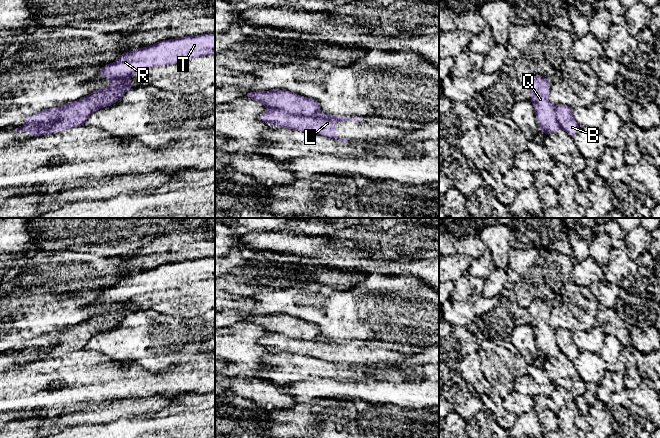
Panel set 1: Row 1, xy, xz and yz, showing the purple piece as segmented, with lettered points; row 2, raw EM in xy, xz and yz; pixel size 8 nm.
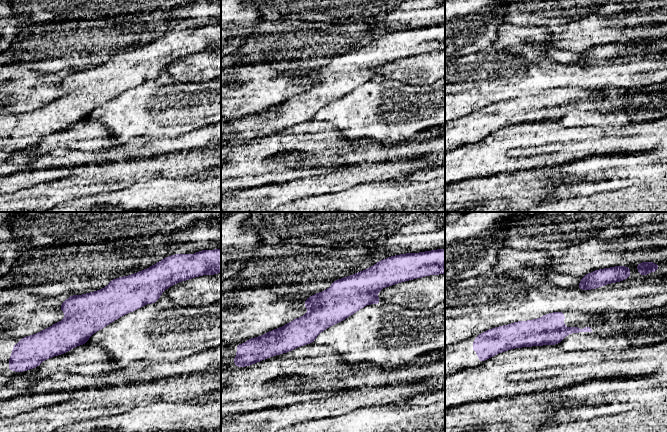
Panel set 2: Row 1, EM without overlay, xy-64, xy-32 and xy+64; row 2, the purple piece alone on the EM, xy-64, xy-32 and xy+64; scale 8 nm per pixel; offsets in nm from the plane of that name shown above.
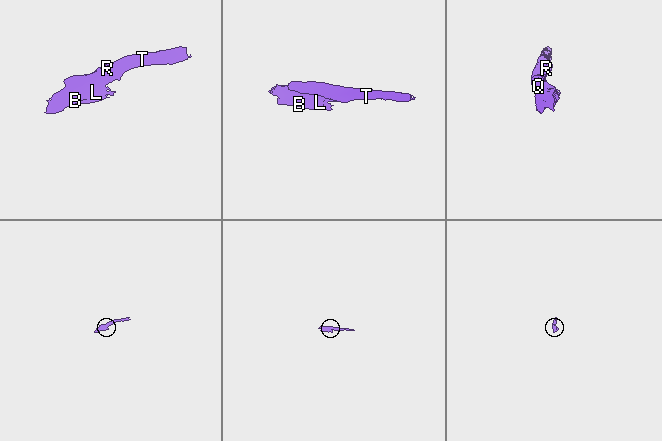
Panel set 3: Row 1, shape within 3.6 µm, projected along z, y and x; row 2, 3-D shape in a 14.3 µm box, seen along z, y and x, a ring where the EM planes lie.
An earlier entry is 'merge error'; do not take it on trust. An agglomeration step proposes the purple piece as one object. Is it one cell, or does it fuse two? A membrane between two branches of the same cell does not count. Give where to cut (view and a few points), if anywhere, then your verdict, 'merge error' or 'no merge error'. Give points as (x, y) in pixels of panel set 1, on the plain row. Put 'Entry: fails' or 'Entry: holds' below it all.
cut xz (269, 331), (282, 333), (296, 339), (314, 339), (319, 337); merge error
Entry: holds

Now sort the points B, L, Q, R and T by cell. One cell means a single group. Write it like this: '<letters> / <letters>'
B L / Q R T

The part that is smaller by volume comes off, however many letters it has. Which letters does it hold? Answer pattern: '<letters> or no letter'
B, L

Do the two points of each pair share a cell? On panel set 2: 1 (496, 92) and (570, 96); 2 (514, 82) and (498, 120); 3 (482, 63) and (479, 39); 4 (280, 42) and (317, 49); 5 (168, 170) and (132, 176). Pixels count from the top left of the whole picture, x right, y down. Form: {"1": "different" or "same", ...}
{"1": "different", "2": "different", "3": "different", "4": "same", "5": "same"}

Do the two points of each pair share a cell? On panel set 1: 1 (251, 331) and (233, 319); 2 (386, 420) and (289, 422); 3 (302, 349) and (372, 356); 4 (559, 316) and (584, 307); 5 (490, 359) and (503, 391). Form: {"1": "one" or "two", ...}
{"1": "two", "2": "one", "3": "one", "4": "one", "5": "one"}

